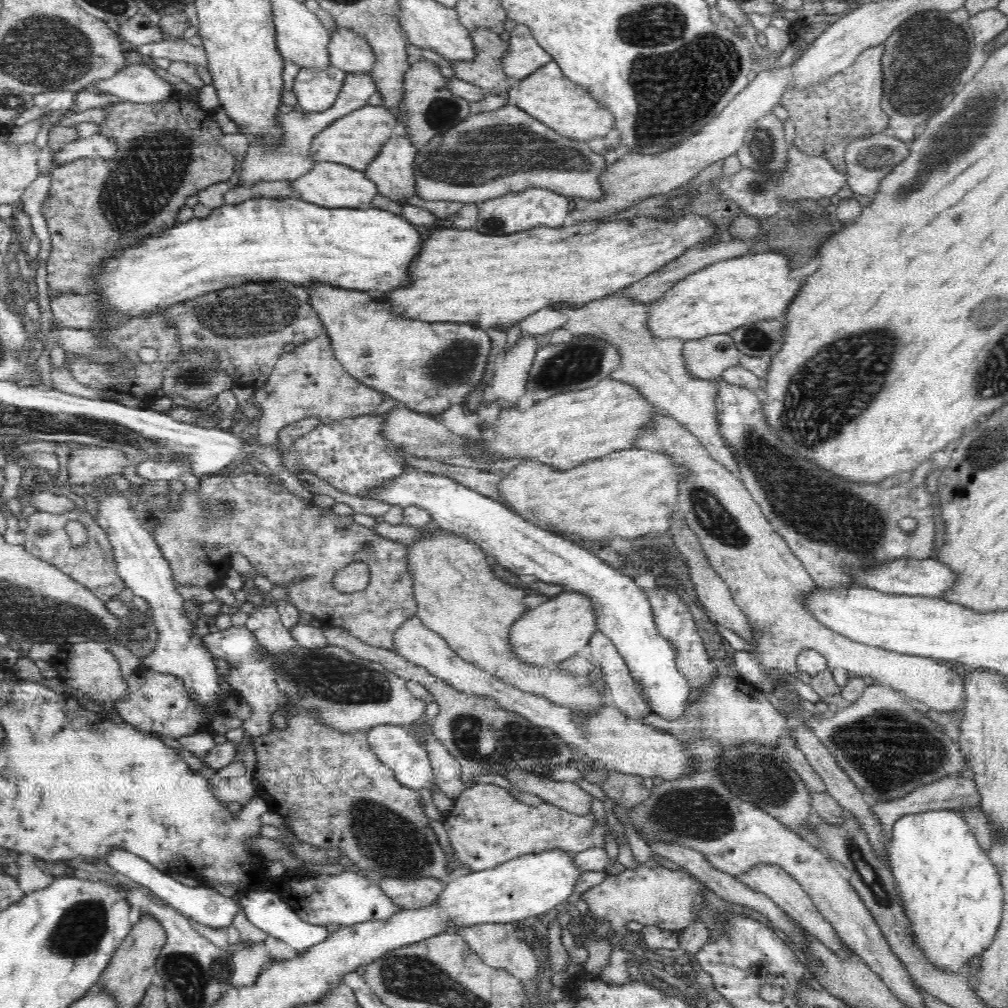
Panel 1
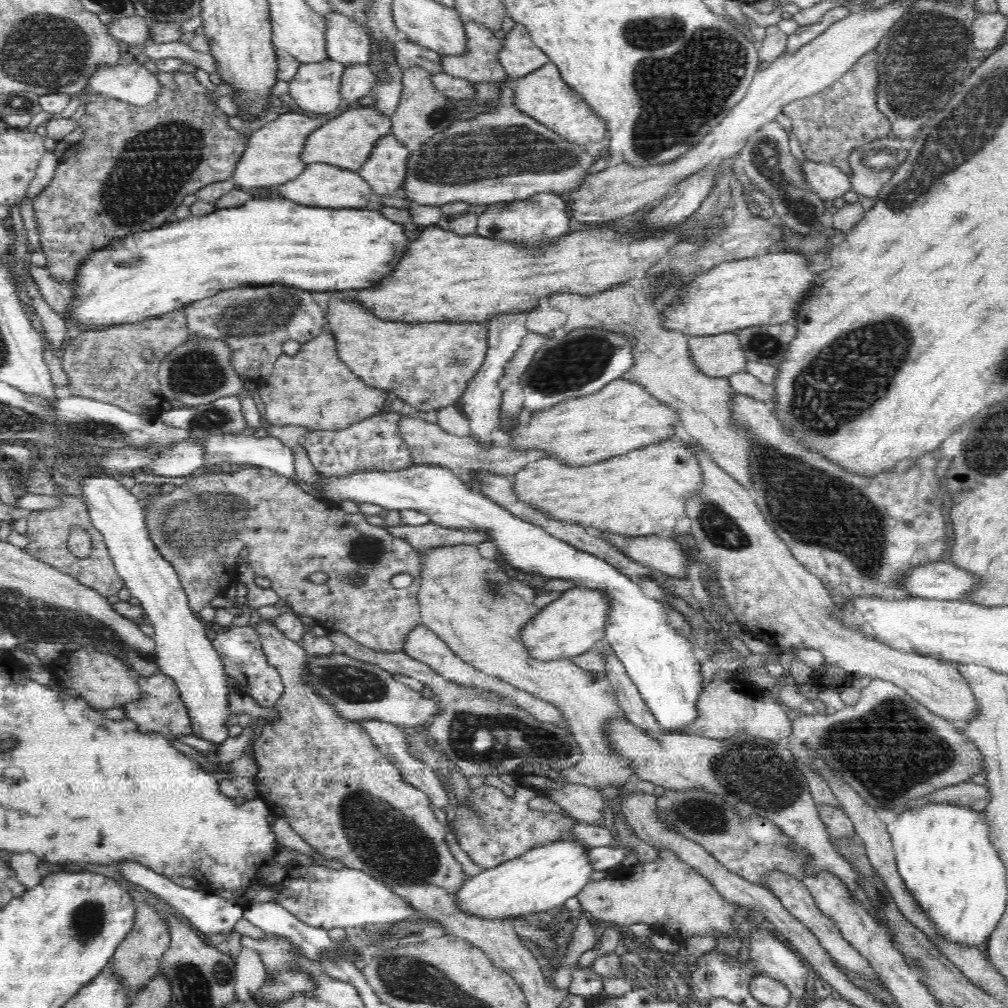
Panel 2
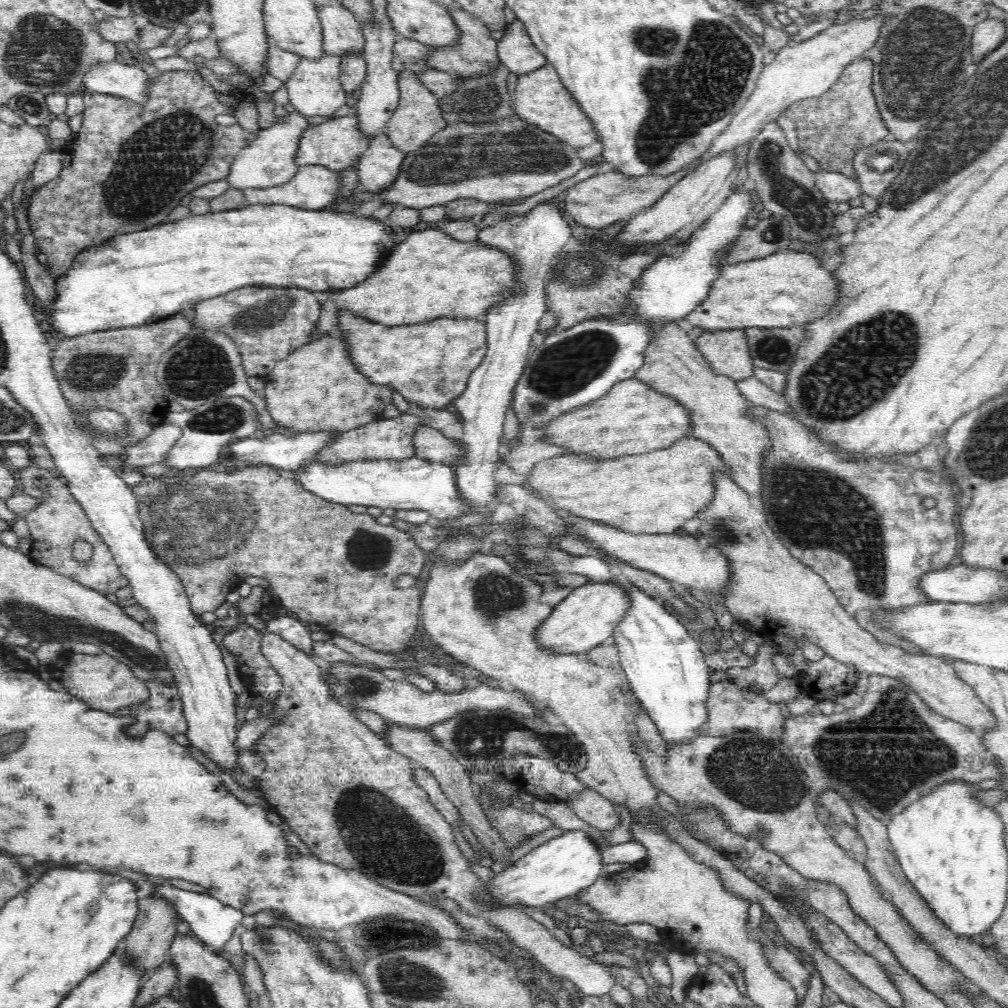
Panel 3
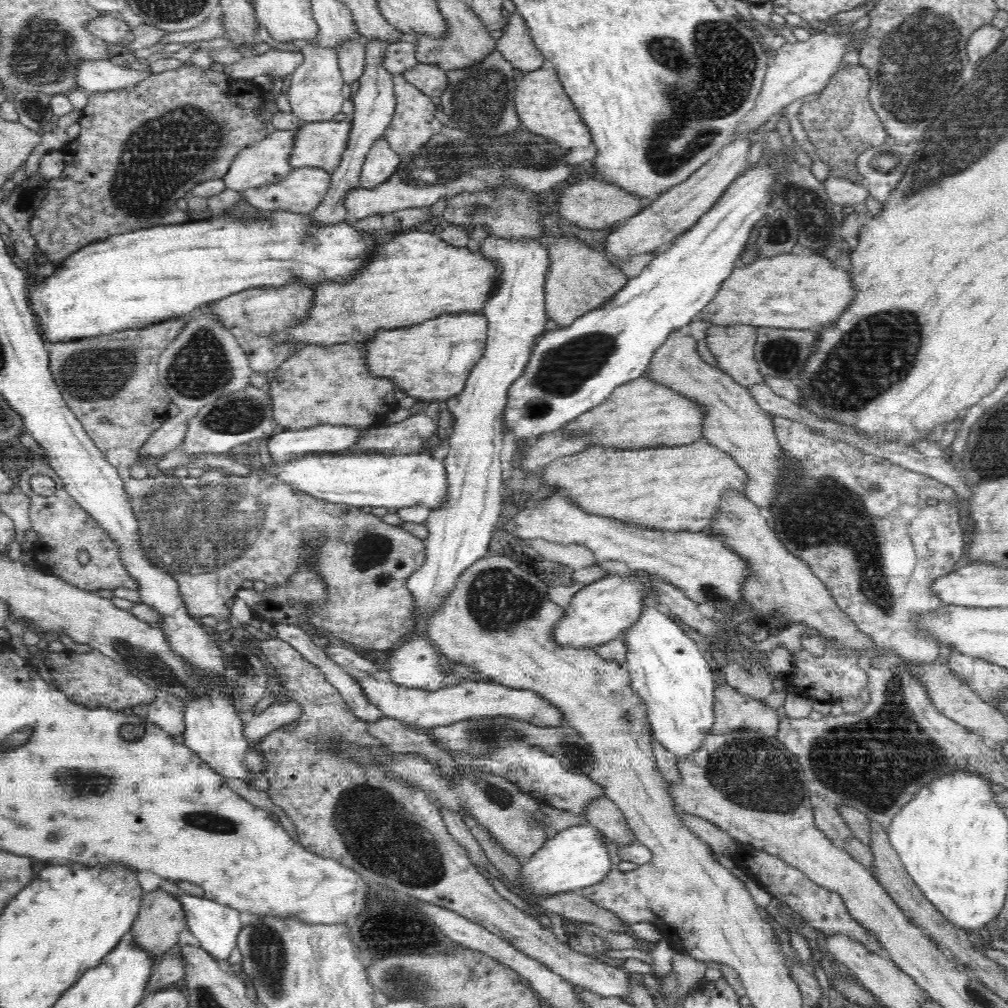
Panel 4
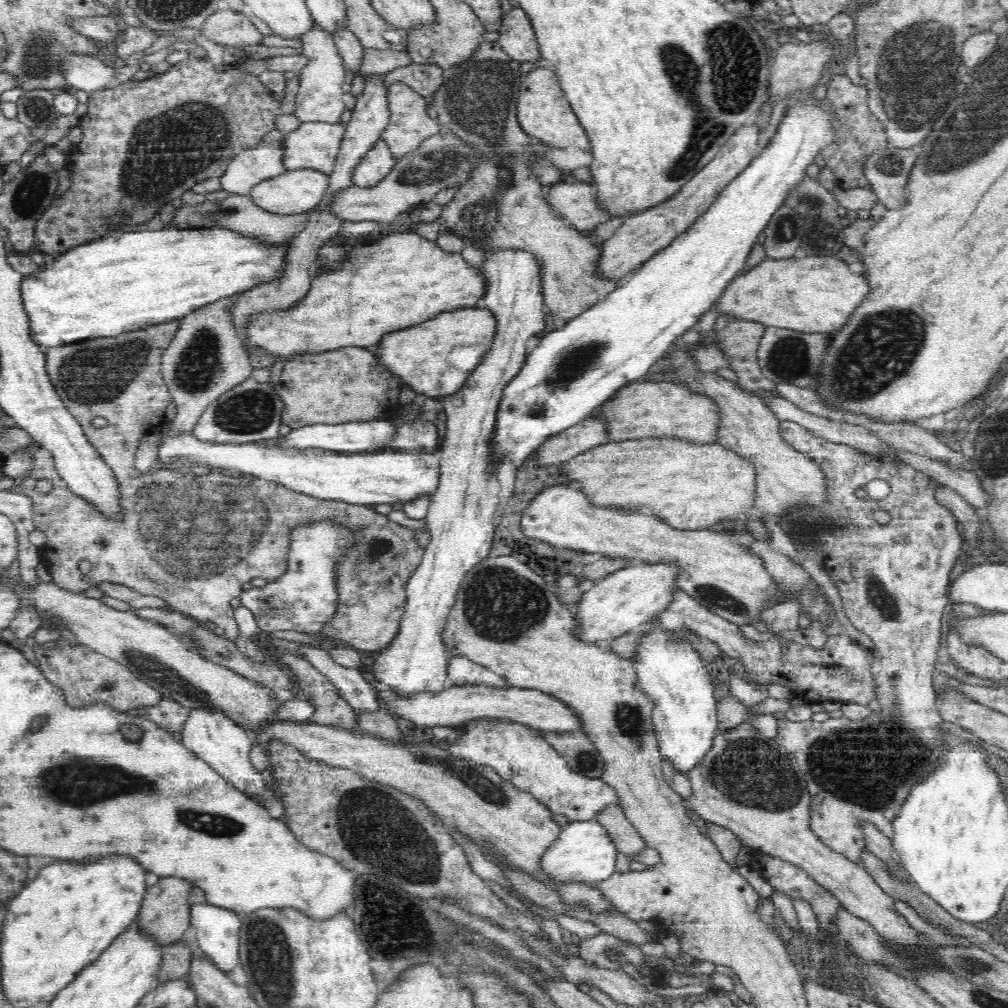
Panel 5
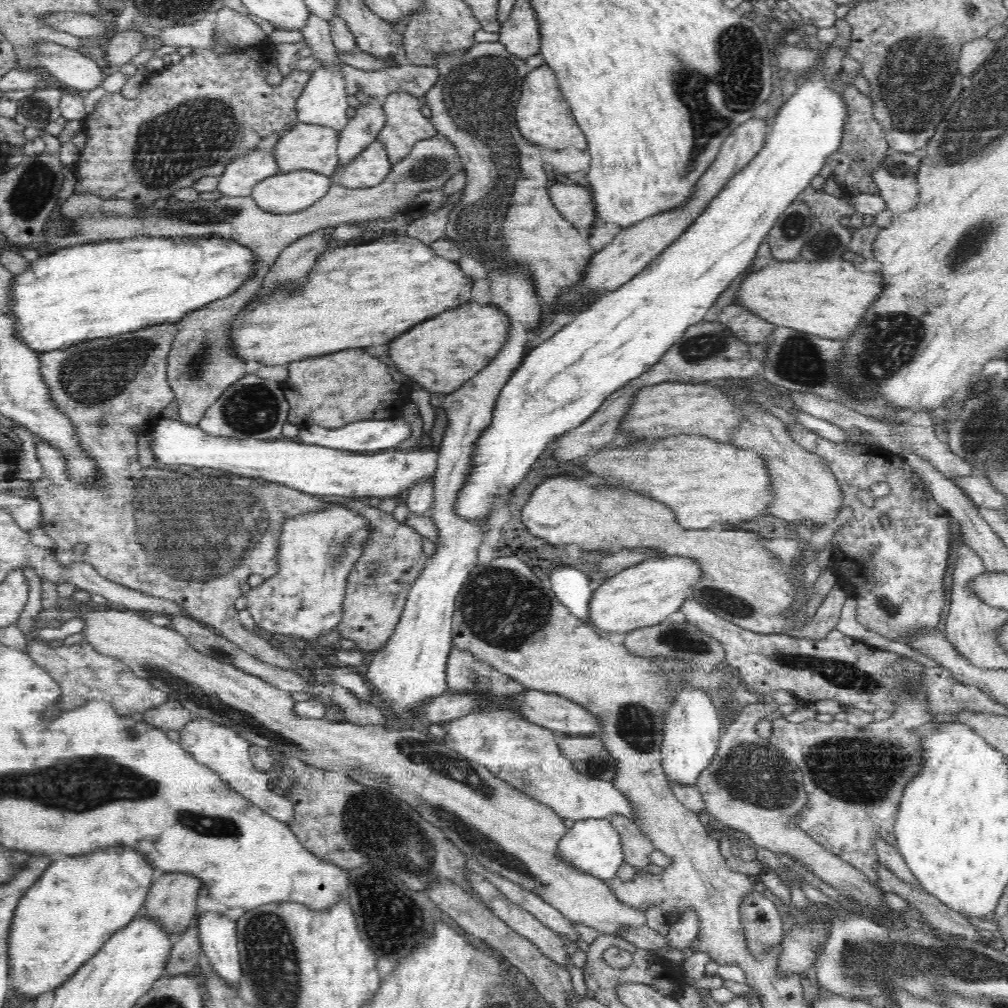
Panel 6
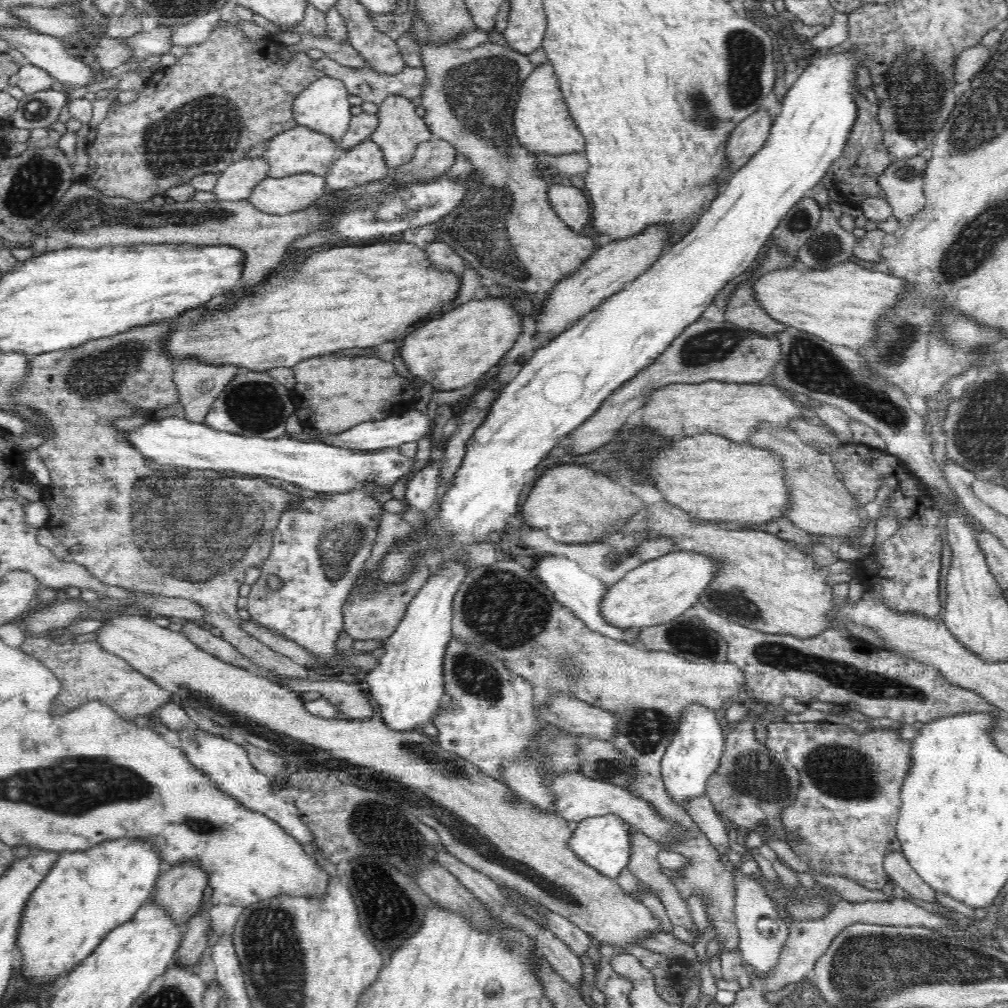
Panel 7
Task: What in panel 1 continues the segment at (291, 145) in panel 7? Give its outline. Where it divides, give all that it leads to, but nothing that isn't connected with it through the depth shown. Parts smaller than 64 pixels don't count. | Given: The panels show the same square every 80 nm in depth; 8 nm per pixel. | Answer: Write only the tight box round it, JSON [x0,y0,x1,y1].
[310,104,398,171]

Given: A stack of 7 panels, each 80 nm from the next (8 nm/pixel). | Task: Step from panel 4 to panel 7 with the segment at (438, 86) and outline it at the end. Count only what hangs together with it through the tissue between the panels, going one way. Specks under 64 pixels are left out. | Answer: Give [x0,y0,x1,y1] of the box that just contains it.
[312,57,426,105]

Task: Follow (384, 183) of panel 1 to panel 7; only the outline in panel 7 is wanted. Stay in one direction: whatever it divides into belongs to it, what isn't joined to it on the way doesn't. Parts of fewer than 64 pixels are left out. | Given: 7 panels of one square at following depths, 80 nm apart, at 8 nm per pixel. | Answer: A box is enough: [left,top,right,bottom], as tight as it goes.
[324,139,390,190]

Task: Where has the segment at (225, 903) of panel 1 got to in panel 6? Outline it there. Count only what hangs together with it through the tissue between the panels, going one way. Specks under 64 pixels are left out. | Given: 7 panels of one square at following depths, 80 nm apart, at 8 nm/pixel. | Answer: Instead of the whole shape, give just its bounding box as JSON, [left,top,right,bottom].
[198,911,243,988]

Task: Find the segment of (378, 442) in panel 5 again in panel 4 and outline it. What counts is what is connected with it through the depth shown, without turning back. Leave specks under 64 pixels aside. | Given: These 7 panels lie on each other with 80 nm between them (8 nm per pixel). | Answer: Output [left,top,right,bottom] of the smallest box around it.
[267,424,362,461]

